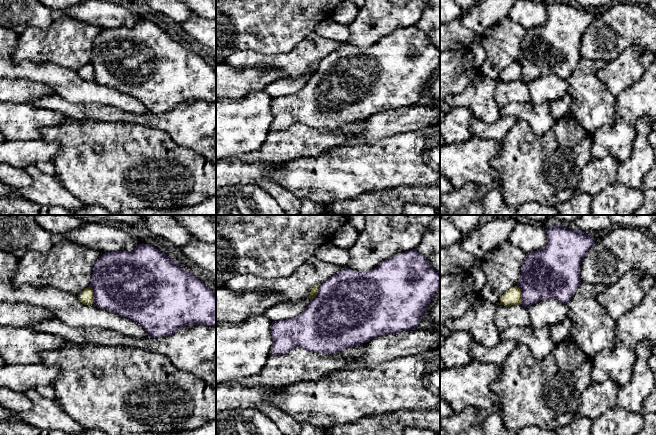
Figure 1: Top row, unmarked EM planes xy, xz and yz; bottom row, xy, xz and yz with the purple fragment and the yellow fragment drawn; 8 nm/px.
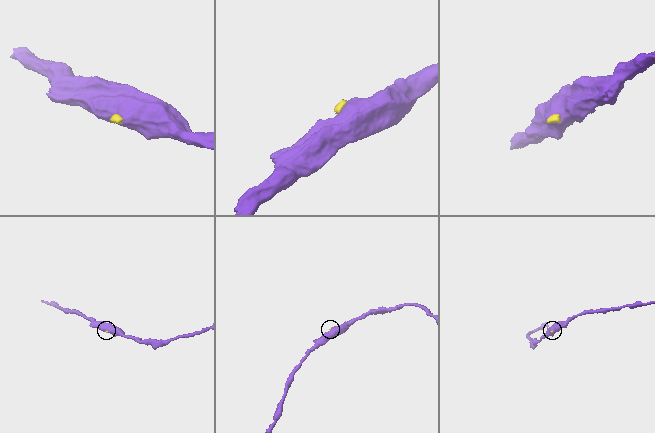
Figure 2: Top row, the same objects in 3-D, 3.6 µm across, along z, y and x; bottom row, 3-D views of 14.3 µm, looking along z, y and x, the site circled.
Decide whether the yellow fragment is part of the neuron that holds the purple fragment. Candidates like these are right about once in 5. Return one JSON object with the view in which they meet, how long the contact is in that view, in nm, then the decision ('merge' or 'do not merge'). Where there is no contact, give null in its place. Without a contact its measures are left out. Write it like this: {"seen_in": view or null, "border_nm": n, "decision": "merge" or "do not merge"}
{"seen_in": "yz", "border_nm": 170, "decision": "do not merge"}

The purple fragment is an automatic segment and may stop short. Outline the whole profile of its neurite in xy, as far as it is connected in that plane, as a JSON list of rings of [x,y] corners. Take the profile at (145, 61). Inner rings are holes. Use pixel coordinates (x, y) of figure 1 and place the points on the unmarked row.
[[[141,20],[134,27],[117,27],[117,28],[105,28],[94,40],[92,58],[90,63],[94,68],[94,81],[108,87],[113,87],[118,91],[130,94],[142,102],[147,108],[150,114],[159,114],[169,112],[175,109],[178,105],[186,102],[203,100],[206,102],[216,102],[216,70],[210,64],[208,64],[203,58],[201,58],[195,52],[183,47],[175,37],[167,32],[165,29],[161,29],[152,21]]]

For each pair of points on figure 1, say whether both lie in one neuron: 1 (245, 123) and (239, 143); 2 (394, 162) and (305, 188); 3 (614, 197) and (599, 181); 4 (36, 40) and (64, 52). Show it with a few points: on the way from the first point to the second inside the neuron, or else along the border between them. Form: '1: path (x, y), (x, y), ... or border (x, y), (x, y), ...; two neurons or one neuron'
1: path (240, 128), (239, 138); one neuron
2: path (372, 166), (353, 168), (327, 177); one neuron
3: border (616, 181), (592, 198); two neurons
4: path (43, 46), (57, 46); one neuron

